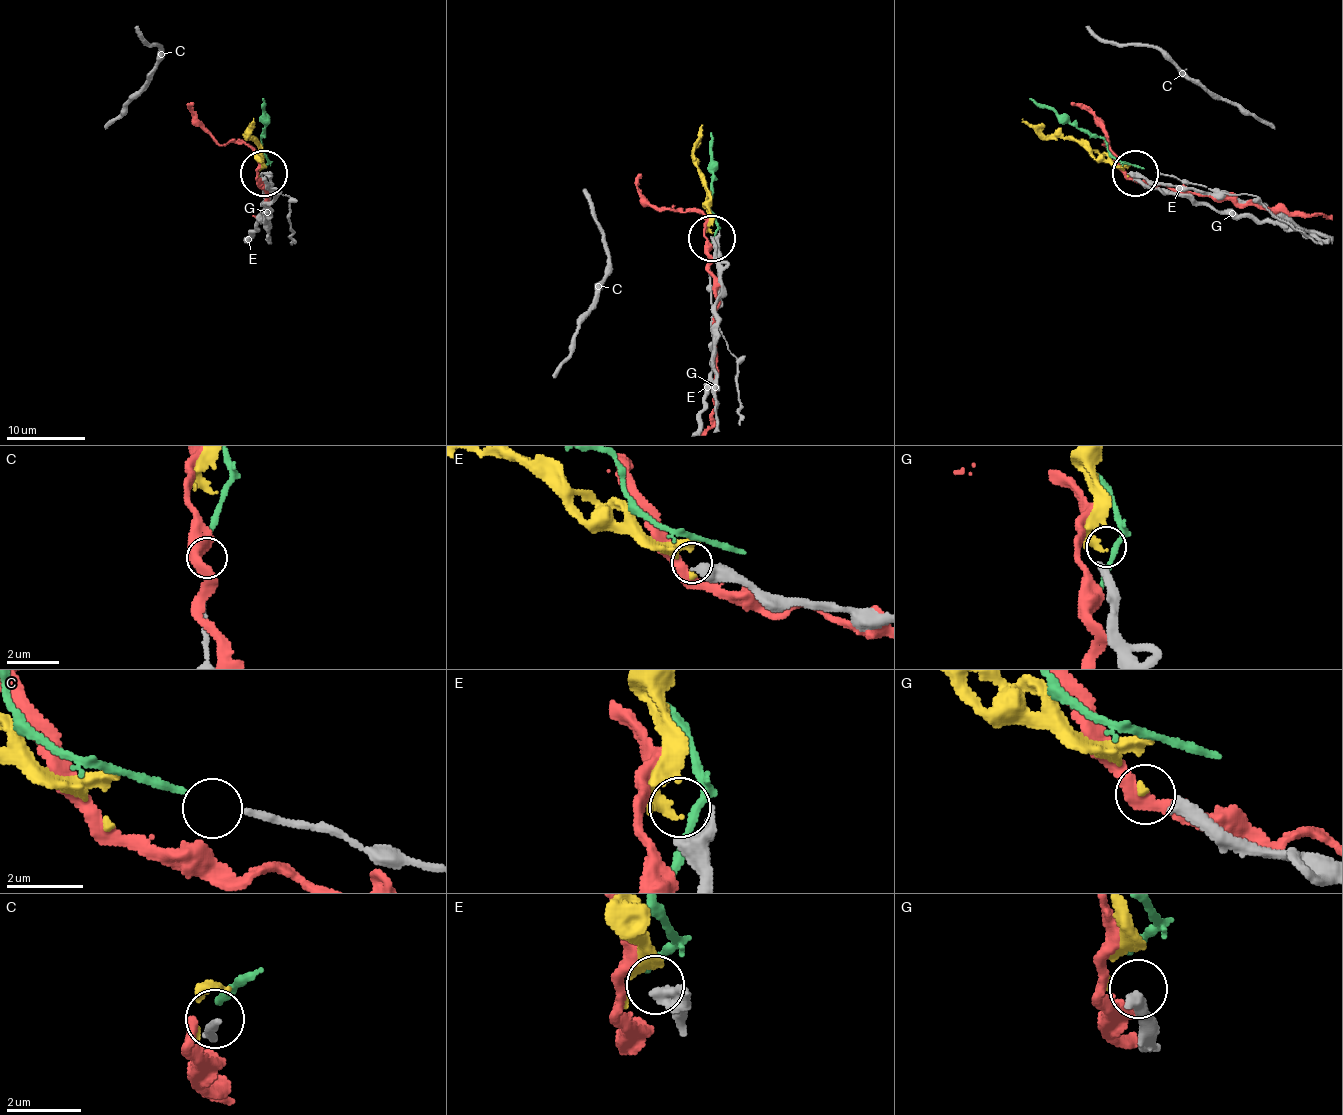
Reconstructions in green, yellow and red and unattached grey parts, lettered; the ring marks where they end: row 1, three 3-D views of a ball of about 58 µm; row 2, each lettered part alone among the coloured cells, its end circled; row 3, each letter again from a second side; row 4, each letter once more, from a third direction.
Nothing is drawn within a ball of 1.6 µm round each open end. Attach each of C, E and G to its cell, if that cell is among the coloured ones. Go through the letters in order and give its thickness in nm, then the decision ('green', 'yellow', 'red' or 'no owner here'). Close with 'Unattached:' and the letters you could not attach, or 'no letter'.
C: 190 nm | green
E: 420 nm | no owner here
G: 360 nm | no owner here
Unattached: E, G

